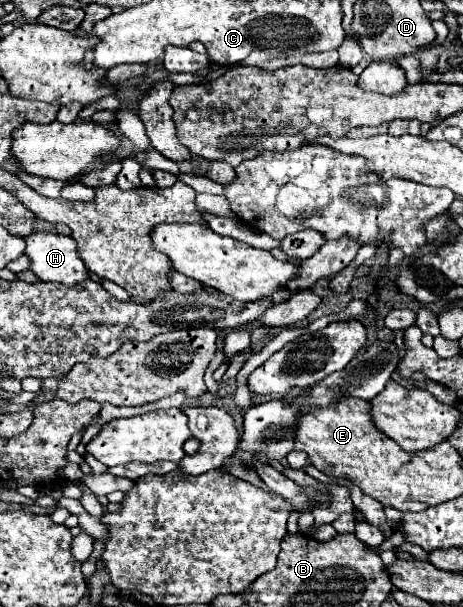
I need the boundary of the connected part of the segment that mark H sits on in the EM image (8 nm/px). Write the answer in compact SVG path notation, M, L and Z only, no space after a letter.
M37 231L25 237L25 241L25 253L31 259L31 271L41 281L53 281L65 287L75 287L89 279L89 269L81 261L73 237Z

